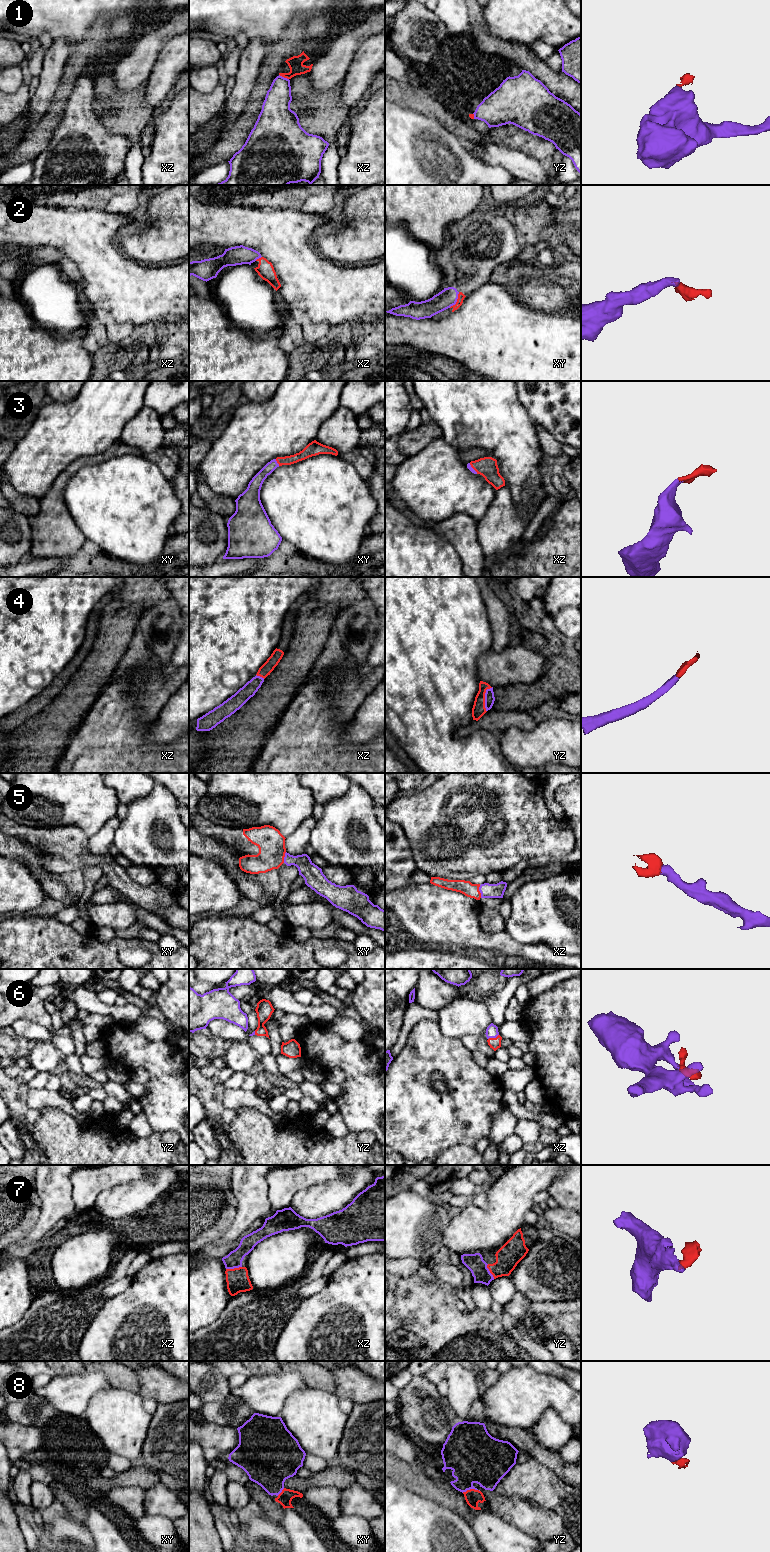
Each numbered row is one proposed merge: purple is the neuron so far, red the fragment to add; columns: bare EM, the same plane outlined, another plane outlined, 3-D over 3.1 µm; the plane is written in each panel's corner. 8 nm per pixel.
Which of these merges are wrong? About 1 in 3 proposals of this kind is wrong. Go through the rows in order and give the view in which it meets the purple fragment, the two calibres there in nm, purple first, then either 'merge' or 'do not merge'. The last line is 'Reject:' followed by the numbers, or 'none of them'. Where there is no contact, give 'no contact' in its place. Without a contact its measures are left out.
1: contact in xz; calibres 220 and 120 nm; do not merge
2: contact in xy; calibres 150 and 60 nm; do not merge
3: contact in xy; calibres 100 and 80 nm; merge
4: contact in yz; calibres 80 and 110 nm; merge
5: contact in xz; calibres 120 and 110 nm; merge
6: contact in xz; calibres 100 and 90 nm; merge
7: contact in xz; calibres 130 and 180 nm; merge
8: contact in yz; calibres 400 and 120 nm; merge
Reject: 1, 2

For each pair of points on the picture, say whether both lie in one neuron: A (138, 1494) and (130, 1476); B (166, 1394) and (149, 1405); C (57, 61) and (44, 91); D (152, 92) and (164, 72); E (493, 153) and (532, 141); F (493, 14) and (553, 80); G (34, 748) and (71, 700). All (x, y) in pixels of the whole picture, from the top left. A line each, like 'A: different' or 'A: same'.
A: different
B: different
C: same
D: same
E: different
F: different
G: same

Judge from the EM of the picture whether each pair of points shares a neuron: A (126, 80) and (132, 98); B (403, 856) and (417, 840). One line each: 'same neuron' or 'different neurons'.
A: different neurons
B: different neurons

